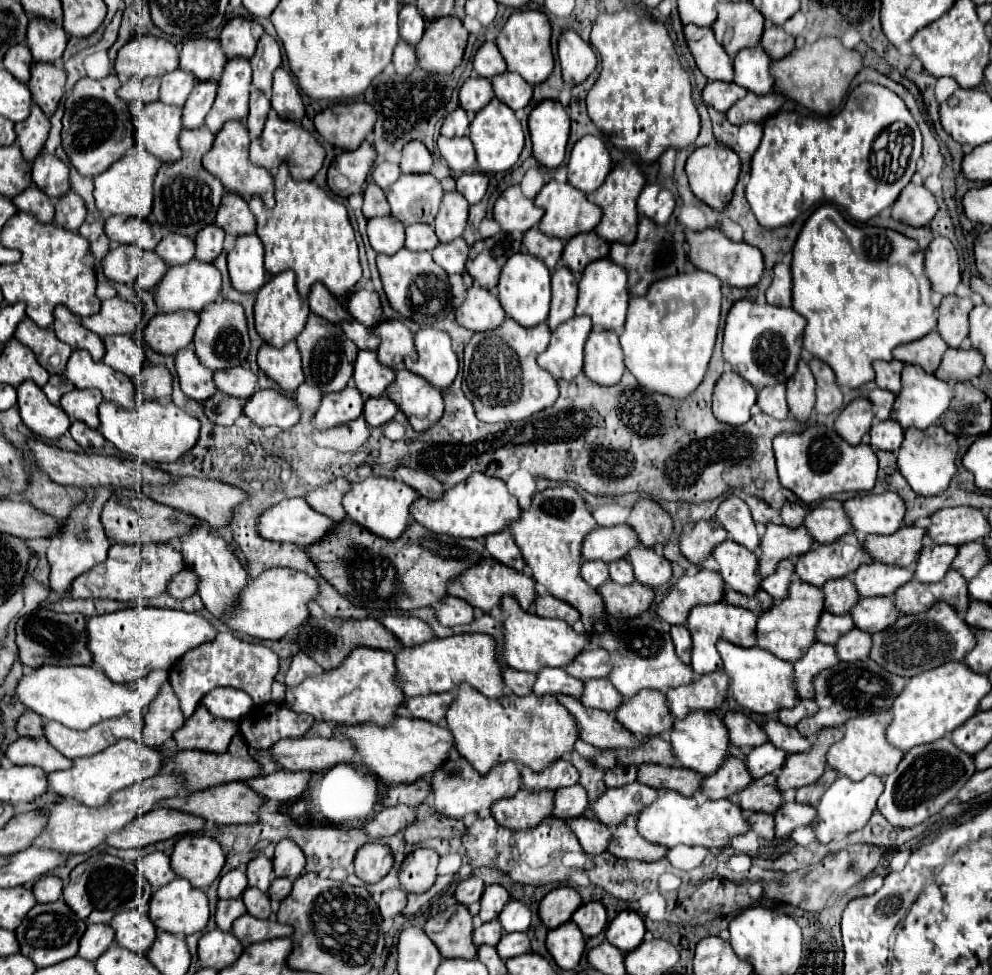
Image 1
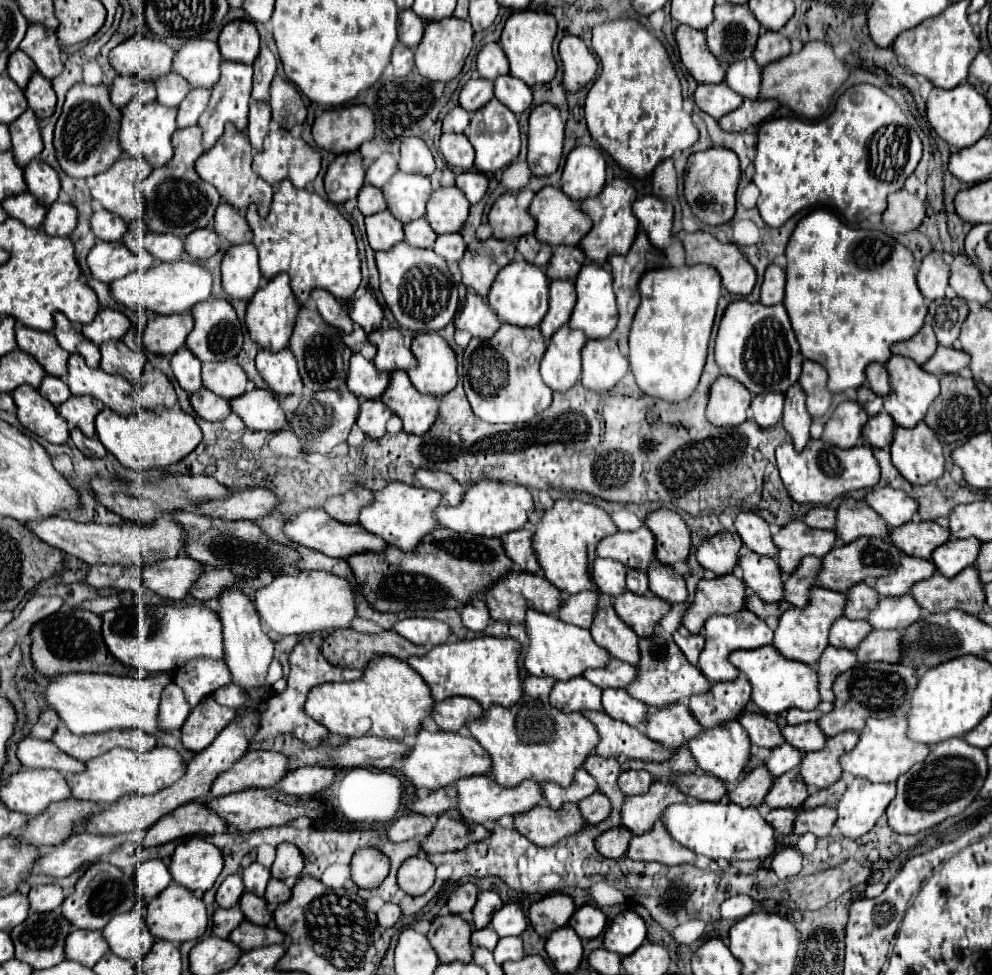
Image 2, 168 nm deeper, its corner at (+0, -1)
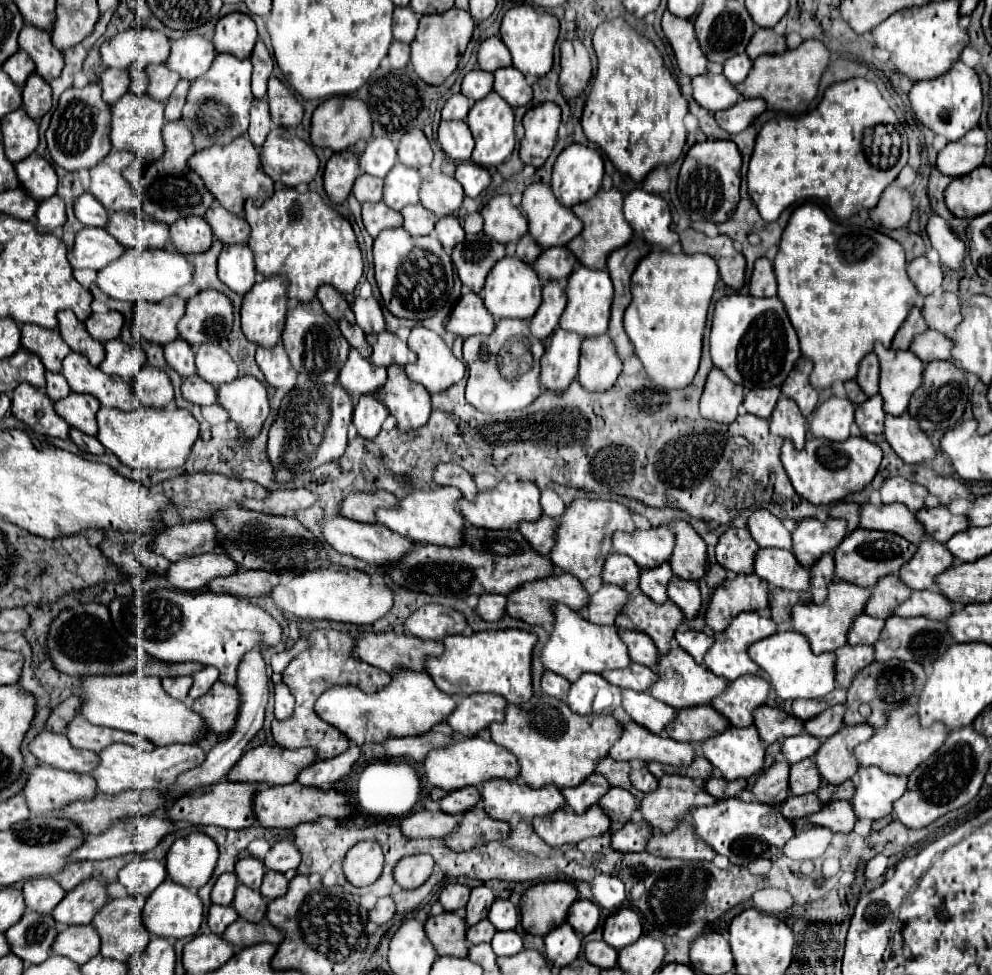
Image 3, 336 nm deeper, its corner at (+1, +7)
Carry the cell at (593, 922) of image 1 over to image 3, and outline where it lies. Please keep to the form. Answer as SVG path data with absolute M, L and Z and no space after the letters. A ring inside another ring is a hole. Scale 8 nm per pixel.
M577 899L567 913L567 923L573 925L573 929L579 935L589 935L597 927L599 917L601 917L601 909L593 901Z

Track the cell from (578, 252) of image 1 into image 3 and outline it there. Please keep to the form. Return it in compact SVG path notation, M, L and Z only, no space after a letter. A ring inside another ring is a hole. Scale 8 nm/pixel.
M551 247L541 253L533 269L541 281L565 281L577 265L577 257L567 247Z

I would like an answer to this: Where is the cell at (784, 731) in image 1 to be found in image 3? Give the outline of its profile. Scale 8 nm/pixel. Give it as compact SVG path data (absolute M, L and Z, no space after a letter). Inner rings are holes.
M845 705L829 707L827 711L819 713L817 717L805 721L805 731L813 737L827 739L843 727L843 715L845 715Z

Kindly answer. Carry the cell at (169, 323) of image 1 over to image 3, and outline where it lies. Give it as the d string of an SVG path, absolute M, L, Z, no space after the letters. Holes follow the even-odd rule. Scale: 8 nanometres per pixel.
M169 297L169 301L139 303L133 315L133 333L157 345L167 345L179 337L177 323L185 313L185 299Z

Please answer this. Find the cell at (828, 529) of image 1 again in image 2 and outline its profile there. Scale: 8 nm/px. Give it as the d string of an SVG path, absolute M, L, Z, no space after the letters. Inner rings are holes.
M842 499L836 509L836 517L838 525L834 527L834 533L842 543L850 543L858 537L888 535L884 521L862 501Z

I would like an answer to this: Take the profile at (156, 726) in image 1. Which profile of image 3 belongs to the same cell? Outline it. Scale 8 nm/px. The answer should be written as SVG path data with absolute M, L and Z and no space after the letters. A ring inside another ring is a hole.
M167 677L167 679L161 681L161 685L171 697L185 699L189 689L191 689L191 685L193 685L193 679L191 677Z

